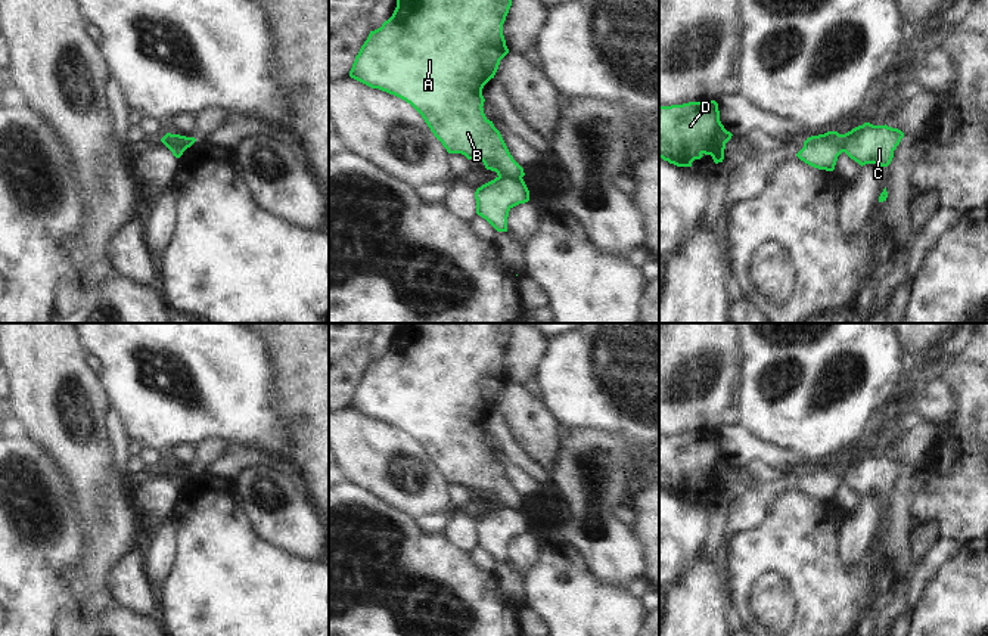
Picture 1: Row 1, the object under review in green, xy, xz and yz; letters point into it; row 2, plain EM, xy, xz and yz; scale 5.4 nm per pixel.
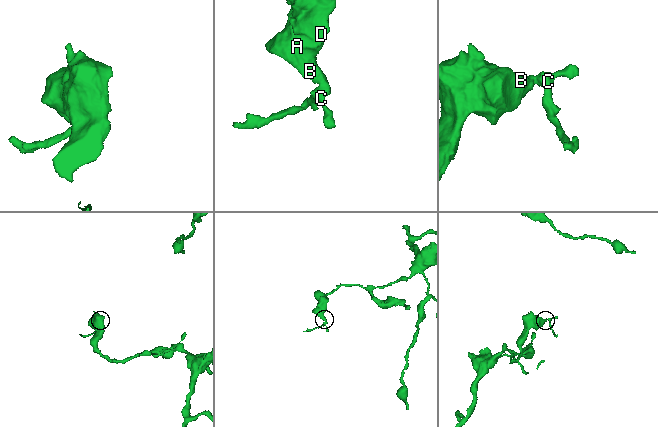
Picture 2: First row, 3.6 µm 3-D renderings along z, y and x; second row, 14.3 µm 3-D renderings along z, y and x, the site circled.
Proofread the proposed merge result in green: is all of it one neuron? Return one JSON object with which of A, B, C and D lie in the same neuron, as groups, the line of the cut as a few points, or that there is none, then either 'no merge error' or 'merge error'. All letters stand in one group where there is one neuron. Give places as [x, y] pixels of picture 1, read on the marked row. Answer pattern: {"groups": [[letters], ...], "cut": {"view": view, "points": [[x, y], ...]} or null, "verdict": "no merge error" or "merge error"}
{"groups": [["A", "B", "D"], ["C"]], "cut": {"view": "xz", "points": [[499, 176], [521, 179]]}, "verdict": "merge error"}

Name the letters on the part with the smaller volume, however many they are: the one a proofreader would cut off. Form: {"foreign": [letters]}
{"foreign": ["C"]}

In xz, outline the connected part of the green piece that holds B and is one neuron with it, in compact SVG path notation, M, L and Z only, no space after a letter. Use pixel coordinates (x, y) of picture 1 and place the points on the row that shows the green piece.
M397 0L392 16L370 31L349 77L410 103L448 153L481 159L498 177L519 180L523 168L484 114L484 86L509 53L503 24L512 0Z

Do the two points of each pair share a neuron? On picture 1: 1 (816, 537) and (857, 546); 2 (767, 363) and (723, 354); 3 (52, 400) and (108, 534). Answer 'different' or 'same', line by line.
1: different
2: different
3: same

